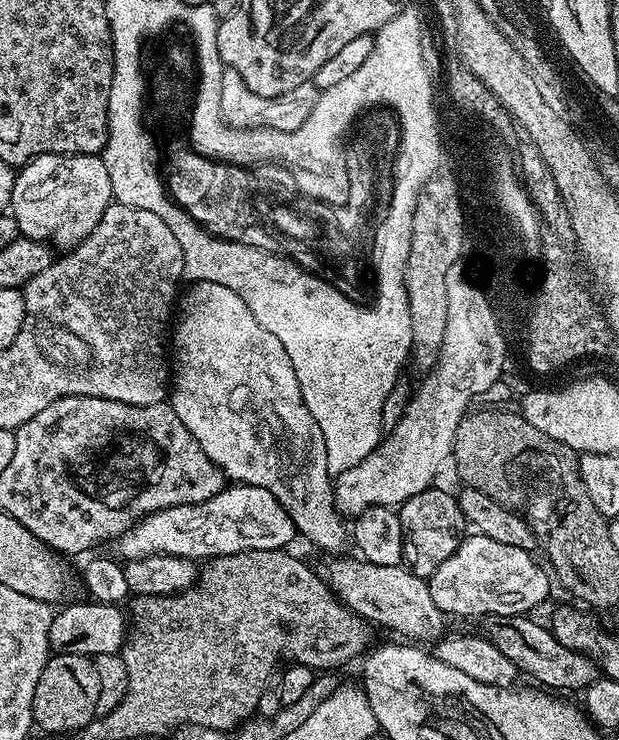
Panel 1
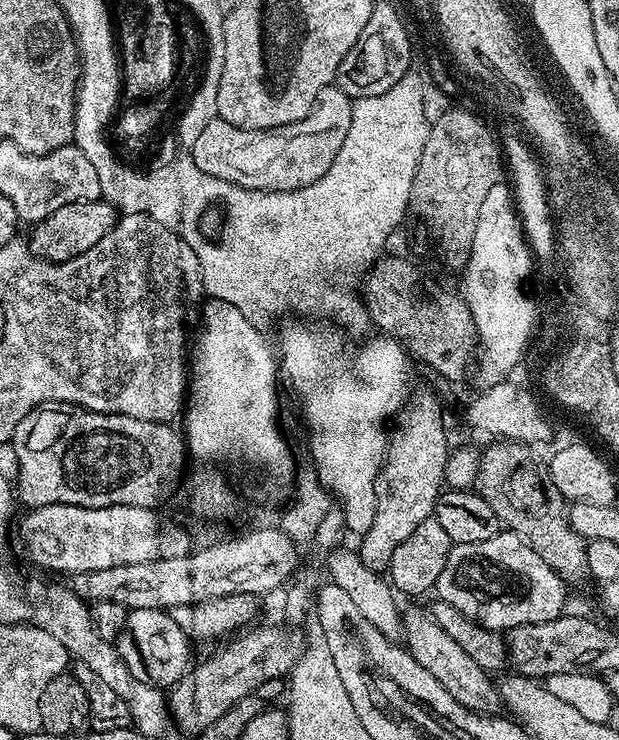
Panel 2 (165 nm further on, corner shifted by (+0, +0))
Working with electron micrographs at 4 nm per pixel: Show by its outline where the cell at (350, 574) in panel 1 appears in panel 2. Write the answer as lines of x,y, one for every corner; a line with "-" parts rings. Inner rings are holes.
412,608
408,612
407,609
403,618
403,643
418,666
430,670
430,674
434,674
434,678
438,678
438,682
442,682
442,686
450,690
450,698
462,702
462,706
466,706
469,712
496,714
501,711
500,689
493,677
484,672
482,666
478,666
478,662
474,662
474,658
470,658
470,654
466,654
466,650
462,650
462,646
458,646
458,642
454,642
454,638
450,638
446,630
442,630
442,626
438,626
438,622
434,622
431,611
424,609
423,612
420,608

